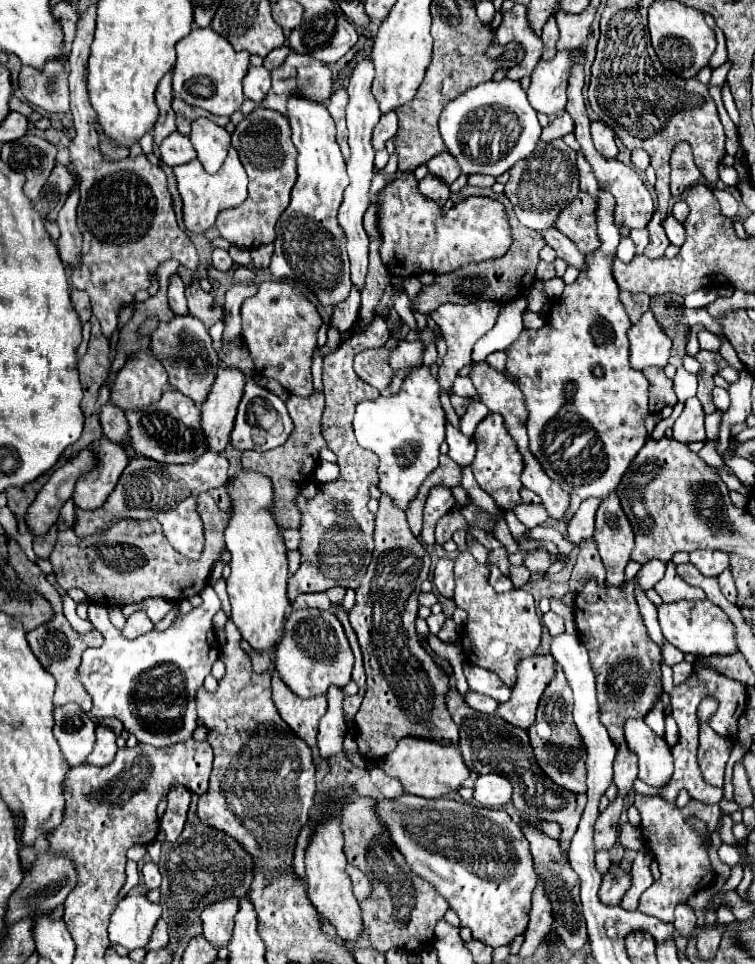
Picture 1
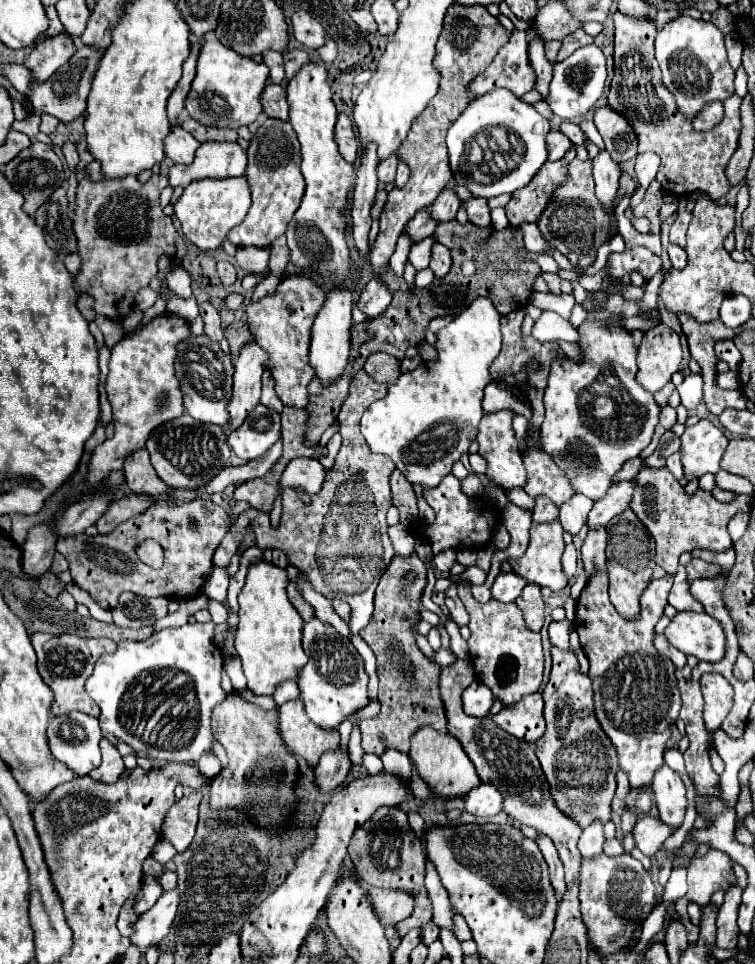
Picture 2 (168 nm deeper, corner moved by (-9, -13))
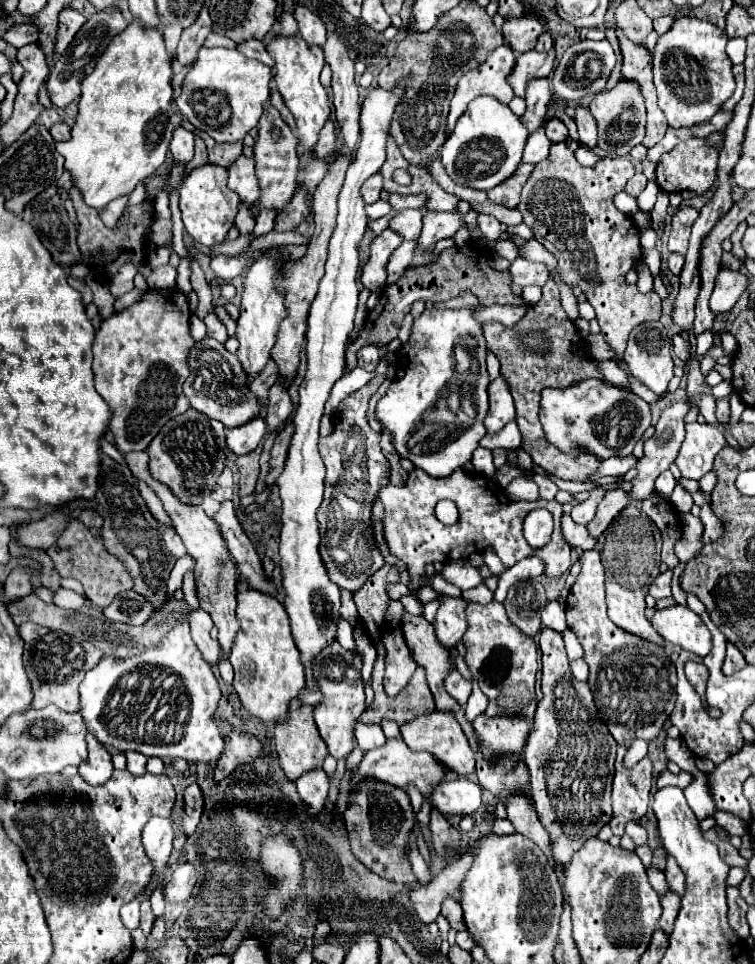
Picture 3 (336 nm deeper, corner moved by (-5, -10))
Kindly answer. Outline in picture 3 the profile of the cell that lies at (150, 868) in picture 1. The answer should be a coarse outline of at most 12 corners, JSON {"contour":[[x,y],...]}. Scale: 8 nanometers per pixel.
{"contour":[[140,902],[124,904],[120,910],[128,930],[140,926]]}

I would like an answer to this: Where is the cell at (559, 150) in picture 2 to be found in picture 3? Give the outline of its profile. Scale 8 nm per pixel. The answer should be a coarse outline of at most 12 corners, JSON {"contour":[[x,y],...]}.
{"contour":[[544,128],[528,136],[522,162],[538,164],[548,156],[552,142]]}

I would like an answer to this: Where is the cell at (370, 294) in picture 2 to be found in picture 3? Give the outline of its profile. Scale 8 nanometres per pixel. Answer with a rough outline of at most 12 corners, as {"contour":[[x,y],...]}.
{"contour":[[404,240],[386,266],[394,284],[410,266],[416,240]]}

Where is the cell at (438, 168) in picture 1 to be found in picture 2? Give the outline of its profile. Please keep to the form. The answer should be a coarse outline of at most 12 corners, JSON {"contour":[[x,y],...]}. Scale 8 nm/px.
{"contour":[[454,183],[444,187],[430,211],[438,221],[456,217],[462,199]]}

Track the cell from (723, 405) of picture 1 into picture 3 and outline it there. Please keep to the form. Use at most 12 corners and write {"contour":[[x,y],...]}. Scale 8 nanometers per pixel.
{"contour":[[730,396],[716,402],[716,418],[730,420]]}

